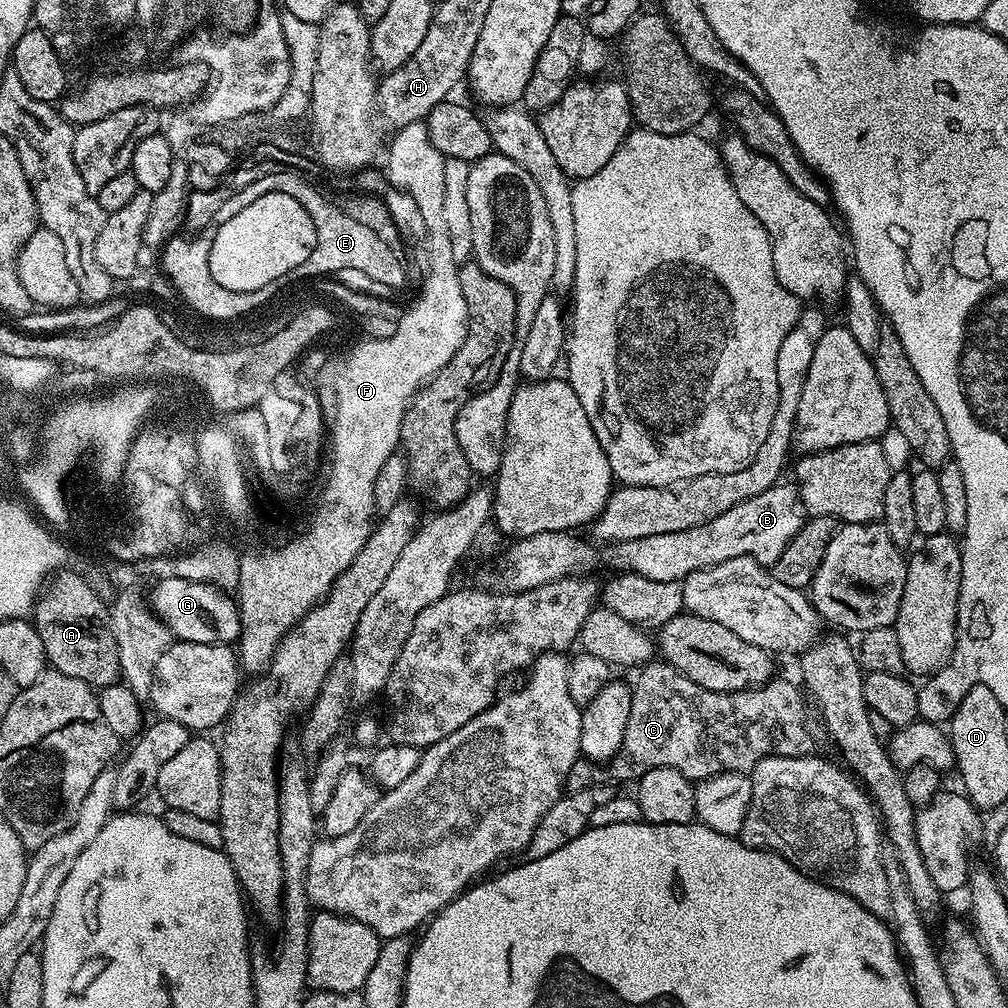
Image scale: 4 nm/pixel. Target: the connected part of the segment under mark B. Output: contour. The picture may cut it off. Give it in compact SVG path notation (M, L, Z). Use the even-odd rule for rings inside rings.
M777 482L772 487L730 506L726 514L718 514L705 524L694 526L681 532L654 534L650 538L617 540L609 543L604 552L604 560L617 573L633 572L642 578L654 578L658 582L680 582L692 572L703 568L713 568L730 558L749 556L759 564L770 566L782 554L794 534L806 519L804 505L800 503L800 493L791 483Z

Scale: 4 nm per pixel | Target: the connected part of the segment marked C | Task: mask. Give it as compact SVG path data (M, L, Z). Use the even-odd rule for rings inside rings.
M649 662L639 672L636 684L631 685L630 718L624 734L622 754L617 755L615 767L625 768L635 774L643 774L655 768L673 768L687 780L699 782L723 772L747 773L767 756L806 756L813 751L812 732L804 721L801 689L796 689L788 680L773 678L759 688L715 692L690 682L690 678L683 676L677 668L671 668L663 662Z

